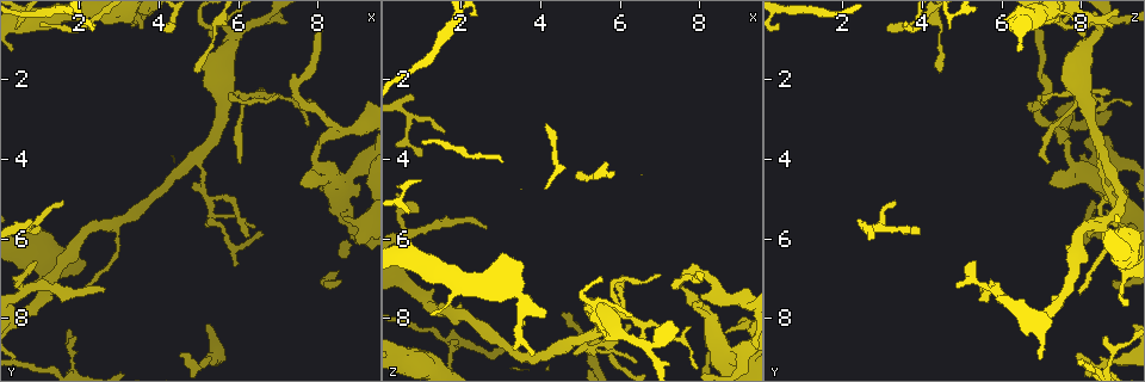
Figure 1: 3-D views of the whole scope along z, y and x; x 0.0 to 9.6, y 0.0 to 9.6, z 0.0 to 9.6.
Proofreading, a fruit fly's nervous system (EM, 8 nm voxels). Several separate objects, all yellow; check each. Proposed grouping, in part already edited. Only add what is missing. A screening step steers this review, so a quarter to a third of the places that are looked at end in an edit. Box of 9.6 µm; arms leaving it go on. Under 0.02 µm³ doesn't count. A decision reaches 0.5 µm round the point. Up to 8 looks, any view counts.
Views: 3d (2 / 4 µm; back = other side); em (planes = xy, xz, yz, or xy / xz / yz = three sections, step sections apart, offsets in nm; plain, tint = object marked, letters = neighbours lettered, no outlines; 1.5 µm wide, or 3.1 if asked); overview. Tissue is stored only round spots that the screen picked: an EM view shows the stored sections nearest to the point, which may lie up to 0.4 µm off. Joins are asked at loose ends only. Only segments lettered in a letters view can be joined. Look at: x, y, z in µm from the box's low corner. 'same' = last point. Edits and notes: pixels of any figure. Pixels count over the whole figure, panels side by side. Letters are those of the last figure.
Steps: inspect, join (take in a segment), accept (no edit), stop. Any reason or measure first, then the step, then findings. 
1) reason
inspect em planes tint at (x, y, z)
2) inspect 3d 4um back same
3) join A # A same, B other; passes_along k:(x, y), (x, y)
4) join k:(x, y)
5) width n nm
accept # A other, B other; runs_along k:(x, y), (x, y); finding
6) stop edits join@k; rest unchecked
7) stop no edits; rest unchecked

tapers out
inspect 3d 2um at (4.50, 8.90, 7.90)

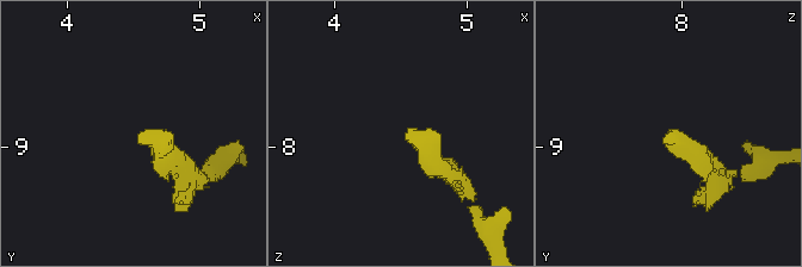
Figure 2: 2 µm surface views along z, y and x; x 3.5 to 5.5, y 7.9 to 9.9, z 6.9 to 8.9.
need the tissue
inspect em planes tint at (4.54, 8.90, 7.90)

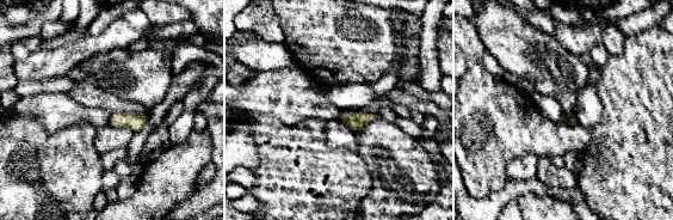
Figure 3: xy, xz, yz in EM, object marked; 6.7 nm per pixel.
what lies round it
inspect em planes letters same

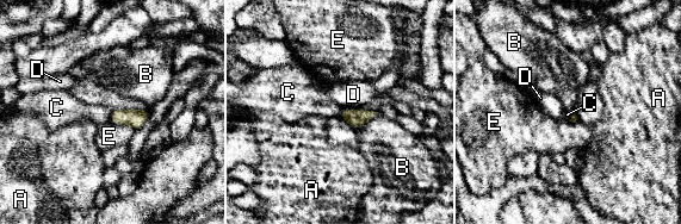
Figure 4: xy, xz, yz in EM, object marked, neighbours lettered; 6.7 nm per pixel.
accept # A other, B other, C other, D other, E other; none of them fits

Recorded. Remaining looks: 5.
free end
inspect 3d 2um at (2.65, 7.40, 5.75)

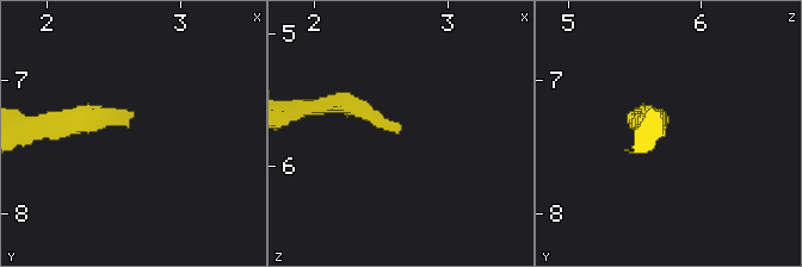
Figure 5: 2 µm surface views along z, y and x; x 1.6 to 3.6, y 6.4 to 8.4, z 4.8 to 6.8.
inspect em yz step 8 plain at (2.62, 7.36, 5.72)

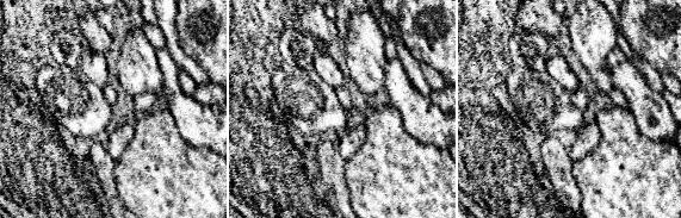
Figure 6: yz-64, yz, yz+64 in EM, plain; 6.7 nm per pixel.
inspect em yz step 8 letters same

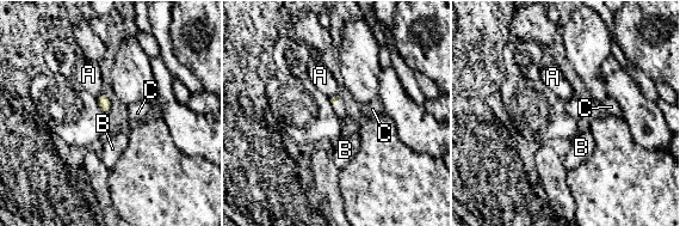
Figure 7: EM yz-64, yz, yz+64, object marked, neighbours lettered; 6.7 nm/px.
accept # A other, B other, C other; border 7:(102, 92), (97, 97); no lettered segment goes on from it

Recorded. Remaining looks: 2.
free end
inspect em planes letters at (8.05, 0.75, 6.80)

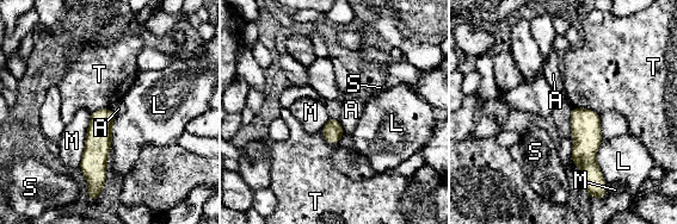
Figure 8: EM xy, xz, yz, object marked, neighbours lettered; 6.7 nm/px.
width 130 nm
accept # A other, L other, M other, S other, T other; runs_along 8:(108, 111), (98, 138), (98, 181); none of them fits

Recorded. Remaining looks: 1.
stop no edits; rest unchecked

